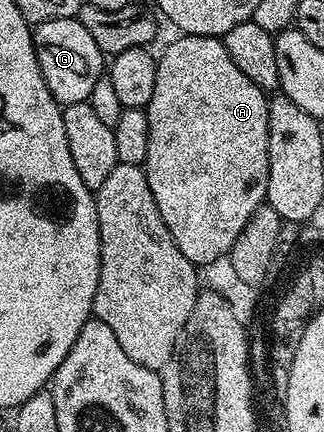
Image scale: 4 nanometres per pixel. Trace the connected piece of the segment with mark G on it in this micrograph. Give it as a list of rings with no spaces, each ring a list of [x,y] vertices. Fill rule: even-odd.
[[[79,18],[39,23],[34,27],[32,40],[42,77],[56,102],[61,105],[86,103],[90,97],[90,89],[94,89],[94,81],[98,81],[105,74],[106,57],[98,49],[94,37],[86,33]]]

